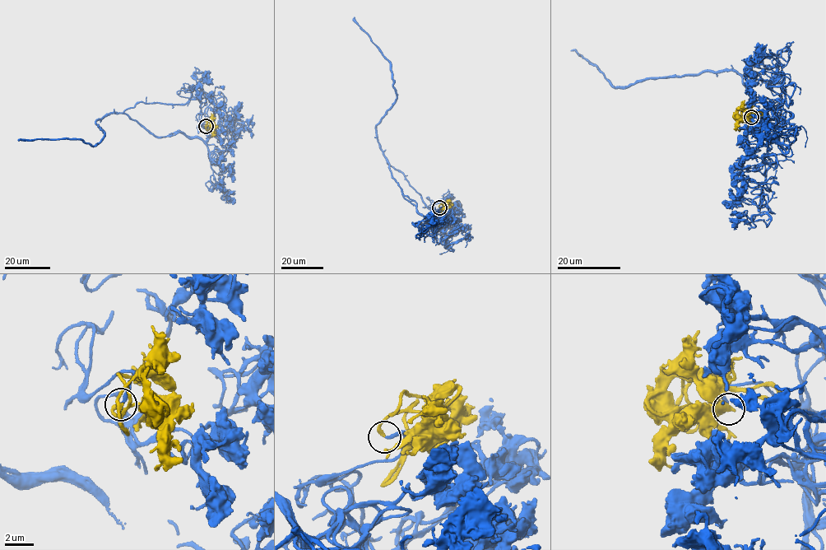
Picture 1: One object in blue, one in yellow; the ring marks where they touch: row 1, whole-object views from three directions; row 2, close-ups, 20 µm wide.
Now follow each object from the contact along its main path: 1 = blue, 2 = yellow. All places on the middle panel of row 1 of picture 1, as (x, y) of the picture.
1: (439, 207), (433, 219), (438, 212), (387, 163), (376, 126), (396, 98), (392, 68), (354, 17)
2: (439, 207), (444, 202), (438, 214)

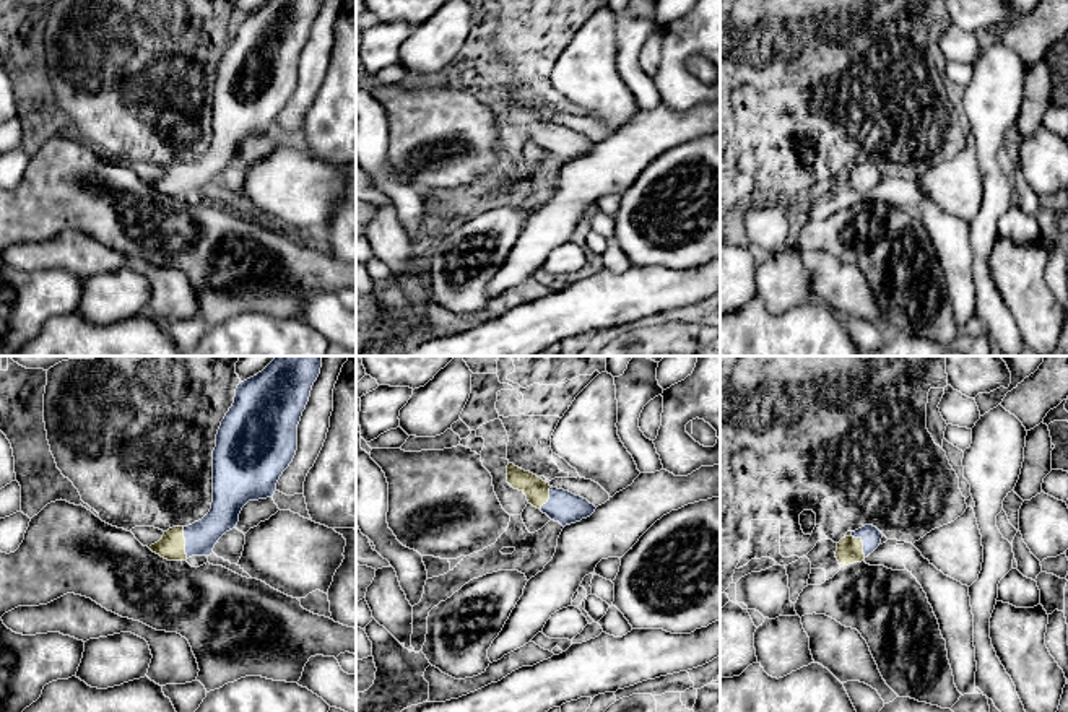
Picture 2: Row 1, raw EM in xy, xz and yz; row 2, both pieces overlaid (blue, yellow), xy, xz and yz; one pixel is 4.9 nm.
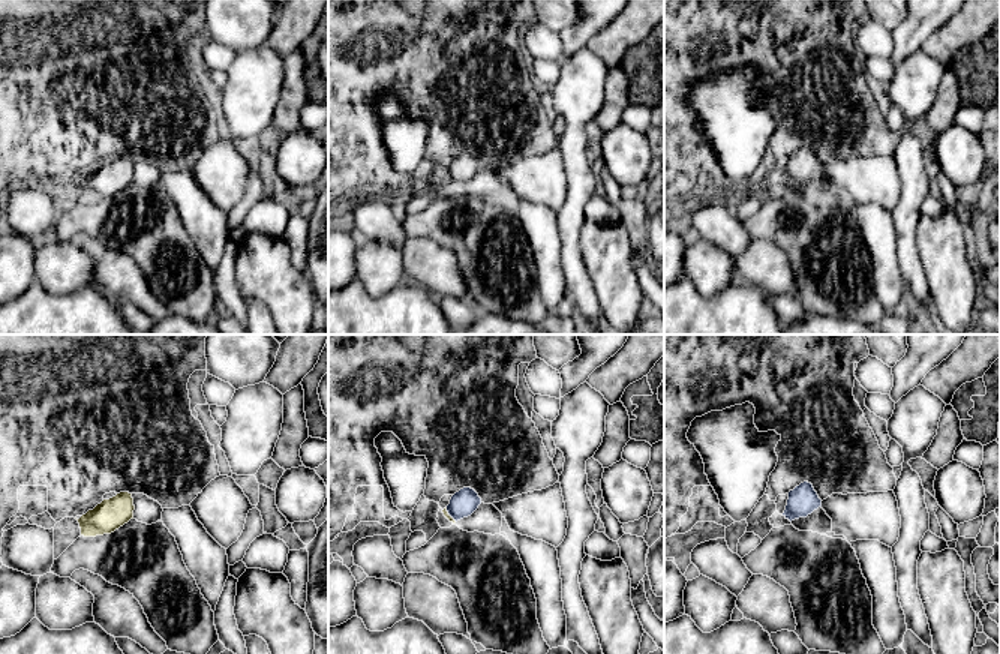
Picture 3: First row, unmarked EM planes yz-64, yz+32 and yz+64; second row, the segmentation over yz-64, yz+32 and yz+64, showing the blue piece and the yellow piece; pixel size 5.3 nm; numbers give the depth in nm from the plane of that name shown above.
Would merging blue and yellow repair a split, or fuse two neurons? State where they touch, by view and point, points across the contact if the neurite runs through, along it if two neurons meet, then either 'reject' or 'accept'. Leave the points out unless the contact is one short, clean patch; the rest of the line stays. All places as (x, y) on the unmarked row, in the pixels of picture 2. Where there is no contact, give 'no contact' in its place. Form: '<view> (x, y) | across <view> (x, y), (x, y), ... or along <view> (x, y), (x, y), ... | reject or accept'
xy (186, 179) | across xy (200, 173), (186, 179), (171, 182) | accept

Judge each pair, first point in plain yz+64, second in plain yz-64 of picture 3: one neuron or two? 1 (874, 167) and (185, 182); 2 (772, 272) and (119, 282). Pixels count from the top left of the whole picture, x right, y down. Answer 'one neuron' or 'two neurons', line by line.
1: two neurons
2: one neuron

